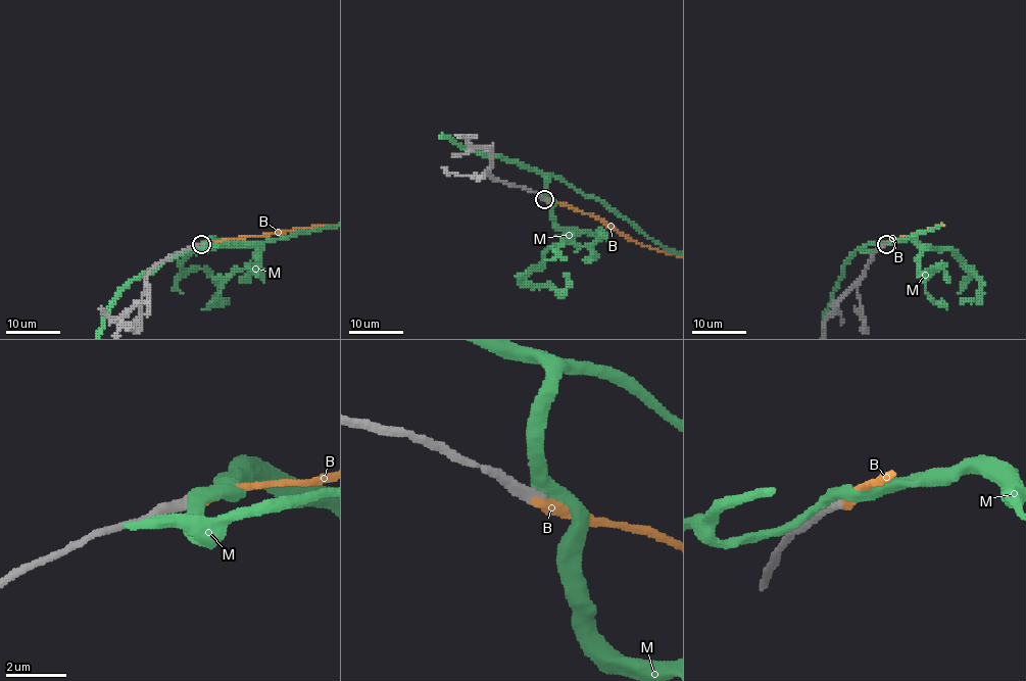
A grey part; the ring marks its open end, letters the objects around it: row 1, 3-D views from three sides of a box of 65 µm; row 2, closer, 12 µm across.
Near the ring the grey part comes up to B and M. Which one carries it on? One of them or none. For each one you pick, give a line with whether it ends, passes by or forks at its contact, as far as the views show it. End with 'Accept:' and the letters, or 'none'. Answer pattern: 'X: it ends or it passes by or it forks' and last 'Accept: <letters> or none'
B: it ends
Accept: B

